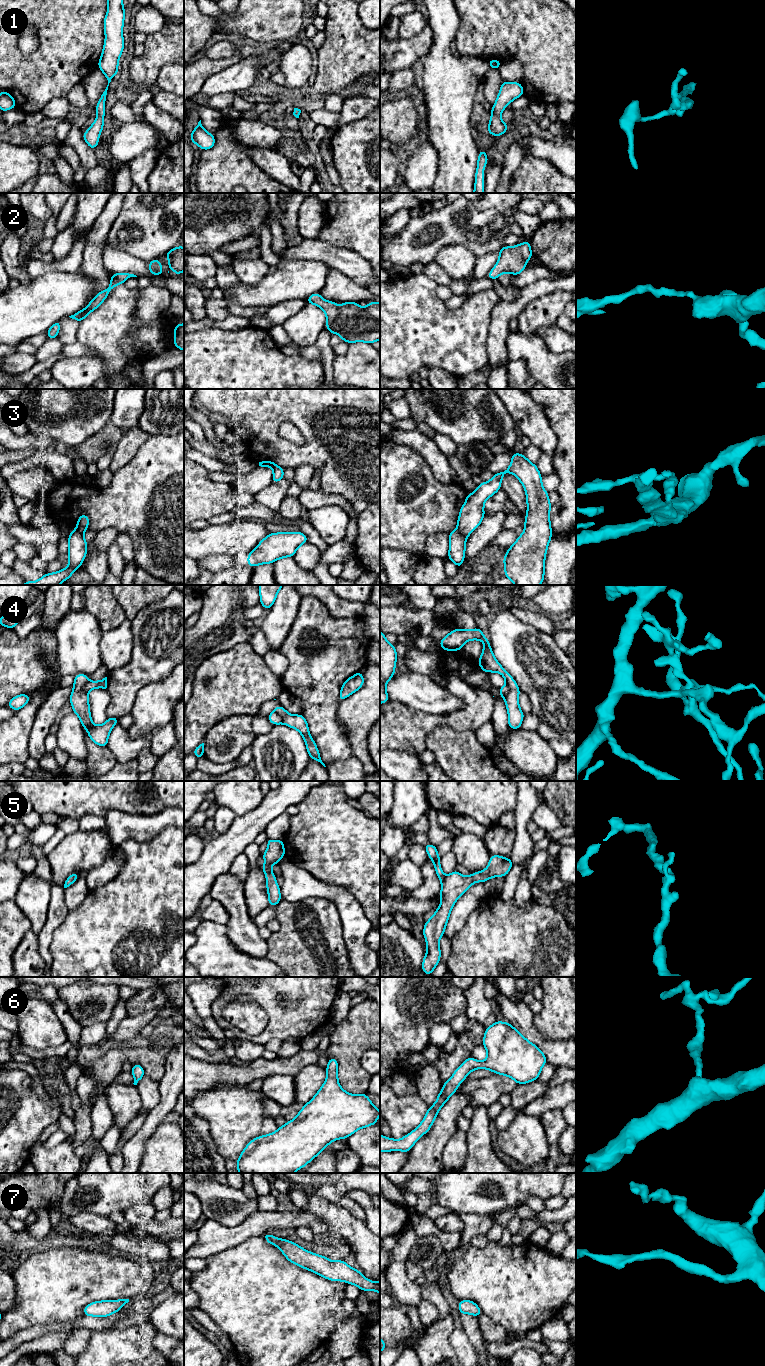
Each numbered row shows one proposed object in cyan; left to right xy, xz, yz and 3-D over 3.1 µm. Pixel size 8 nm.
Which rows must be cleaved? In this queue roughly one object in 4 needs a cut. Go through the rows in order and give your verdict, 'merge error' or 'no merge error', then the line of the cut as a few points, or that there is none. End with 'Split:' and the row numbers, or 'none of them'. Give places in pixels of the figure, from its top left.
1: no merge error | no cut
2: no merge error | no cut
3: merge error | yz (457, 529), (465, 538)
4: merge error | xz (274, 710), (282, 717), (283, 722)
5: no merge error | no cut
6: no merge error | no cut
7: no merge error | no cut
Split: 3, 4

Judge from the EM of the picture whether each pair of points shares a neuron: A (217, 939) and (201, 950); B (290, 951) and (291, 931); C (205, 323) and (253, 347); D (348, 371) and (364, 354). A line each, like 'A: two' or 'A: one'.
A: one
B: one
C: two
D: one

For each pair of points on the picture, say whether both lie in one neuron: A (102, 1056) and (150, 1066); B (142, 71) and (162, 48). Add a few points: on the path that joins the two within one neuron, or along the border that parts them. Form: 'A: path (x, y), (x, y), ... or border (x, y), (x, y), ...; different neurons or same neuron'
A: path (114, 1056), (138, 1056); same neuron
B: path (146, 65), (156, 54); same neuron

